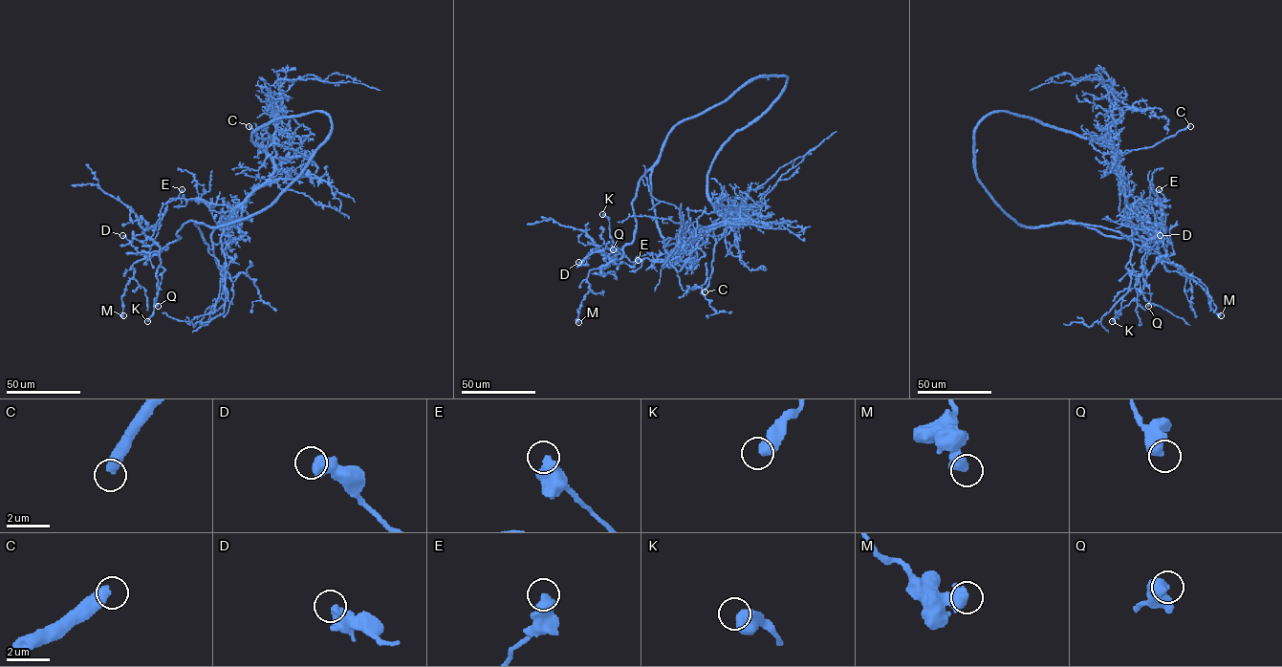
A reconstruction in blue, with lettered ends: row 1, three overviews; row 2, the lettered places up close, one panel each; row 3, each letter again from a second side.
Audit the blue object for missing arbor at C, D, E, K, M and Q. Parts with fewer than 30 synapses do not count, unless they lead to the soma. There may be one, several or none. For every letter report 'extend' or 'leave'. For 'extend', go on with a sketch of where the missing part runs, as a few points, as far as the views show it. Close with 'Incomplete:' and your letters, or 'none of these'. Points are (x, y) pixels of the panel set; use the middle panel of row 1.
C: extend | (705, 291), (694, 297), (700, 322), (717, 331)
D: leave
E: leave
K: leave
M: leave
Q: leave
Incomplete: C

